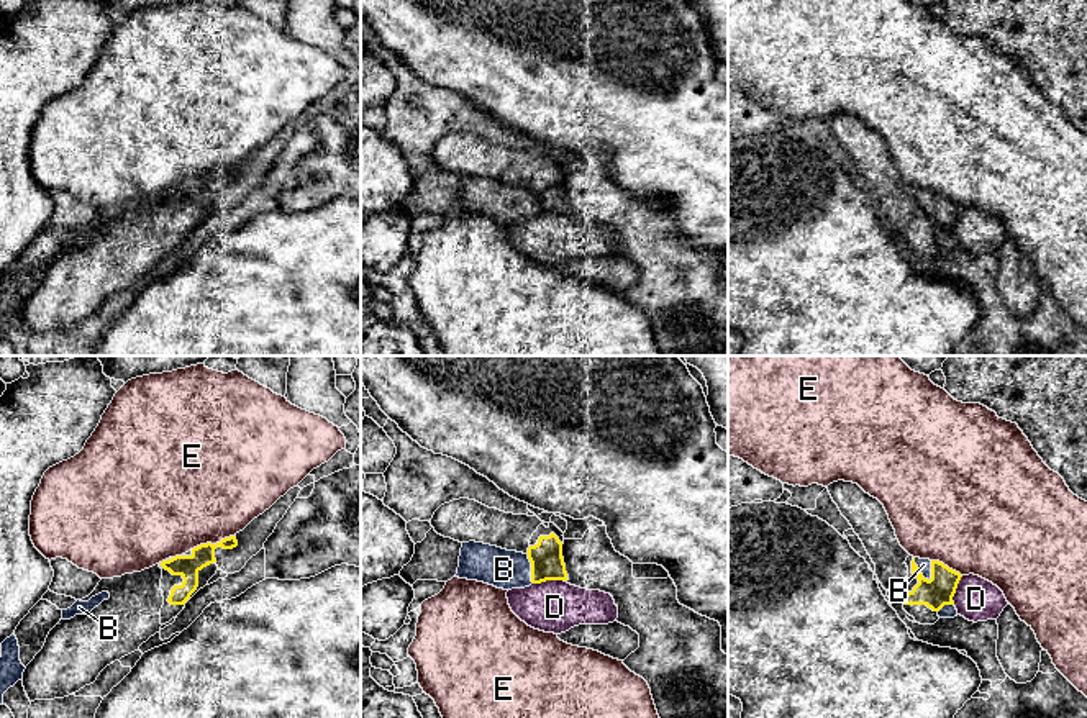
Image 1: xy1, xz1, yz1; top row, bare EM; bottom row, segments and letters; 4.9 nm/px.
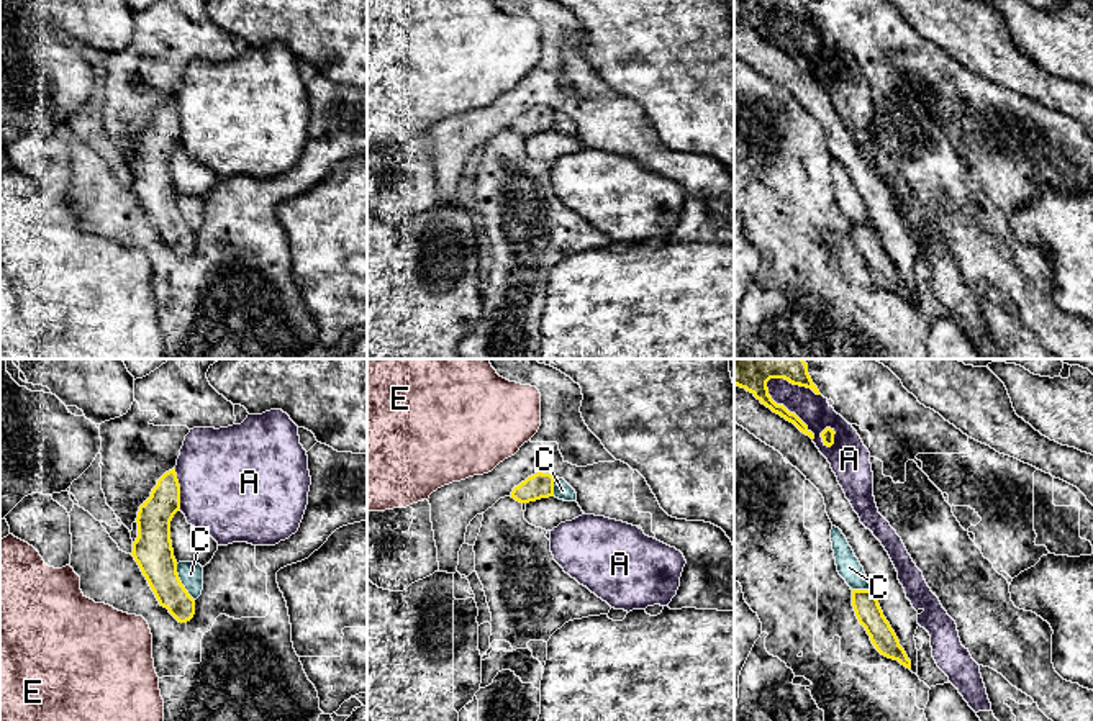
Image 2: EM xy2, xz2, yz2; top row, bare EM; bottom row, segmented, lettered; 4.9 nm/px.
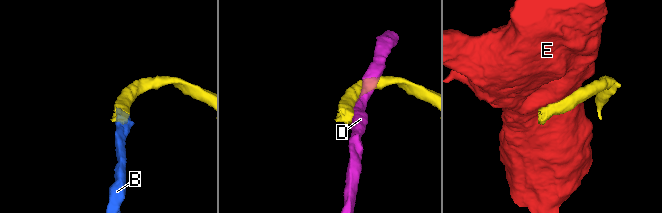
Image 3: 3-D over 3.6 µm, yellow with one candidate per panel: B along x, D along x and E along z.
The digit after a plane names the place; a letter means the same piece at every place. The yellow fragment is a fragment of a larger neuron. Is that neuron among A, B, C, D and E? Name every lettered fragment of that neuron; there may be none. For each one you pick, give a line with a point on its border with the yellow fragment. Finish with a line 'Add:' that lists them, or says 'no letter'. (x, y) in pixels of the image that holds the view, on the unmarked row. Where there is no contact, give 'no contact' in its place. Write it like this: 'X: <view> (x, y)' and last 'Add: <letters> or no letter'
B: yz1 (918, 202)
Add: B

